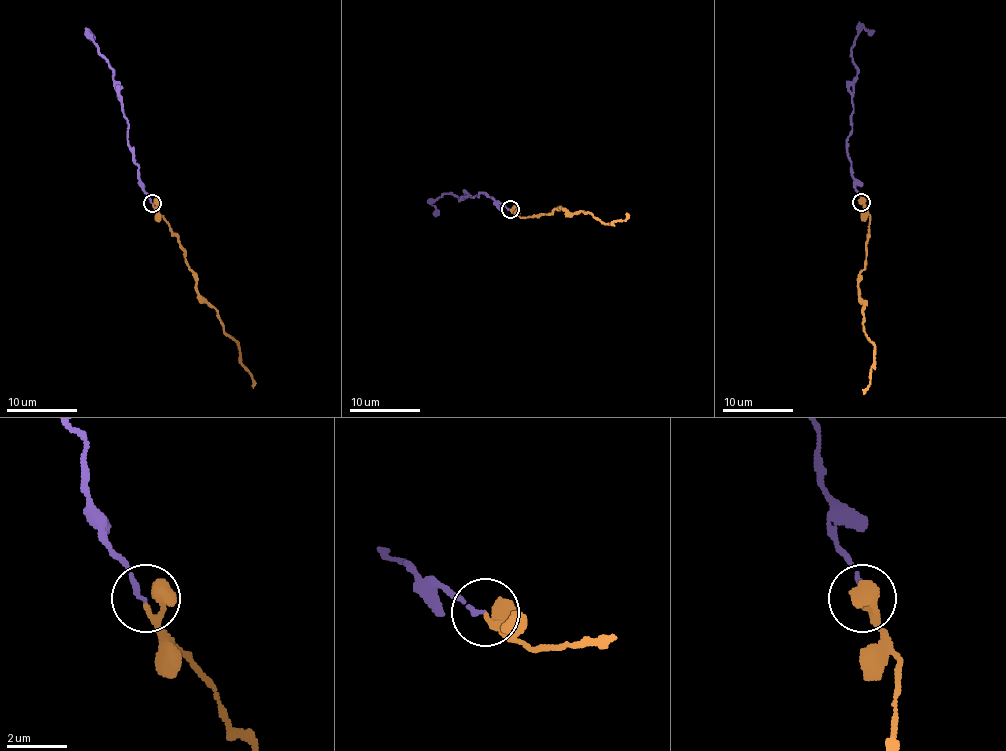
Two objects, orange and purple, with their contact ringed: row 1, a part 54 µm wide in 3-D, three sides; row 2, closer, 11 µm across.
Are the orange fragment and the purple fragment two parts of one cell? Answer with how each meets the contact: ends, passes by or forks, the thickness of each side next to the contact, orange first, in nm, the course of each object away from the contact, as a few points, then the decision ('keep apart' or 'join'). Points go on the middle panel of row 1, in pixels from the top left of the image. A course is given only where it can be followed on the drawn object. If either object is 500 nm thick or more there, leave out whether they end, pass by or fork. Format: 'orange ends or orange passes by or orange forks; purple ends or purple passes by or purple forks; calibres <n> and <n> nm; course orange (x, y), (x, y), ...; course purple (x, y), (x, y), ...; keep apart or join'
orange passes by; purple ends; calibres 150 and 160 nm; course orange (511, 208), (520, 216), (534, 217), (562, 207), (569, 213), (591, 213), (608, 223), (625, 220), (626, 214); course purple (510, 208), (486, 193), (459, 199), (446, 193), (432, 204), (437, 209), (435, 216); join

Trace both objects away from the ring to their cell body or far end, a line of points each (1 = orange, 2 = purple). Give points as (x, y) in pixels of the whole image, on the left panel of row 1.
1: (154, 202), (178, 239), (196, 292), (212, 305), (222, 328), (237, 343), (239, 361), (252, 379), (252, 388)
2: (152, 202), (139, 178), (139, 164), (127, 138), (128, 120), (117, 94), (114, 71), (88, 34), (91, 35)

